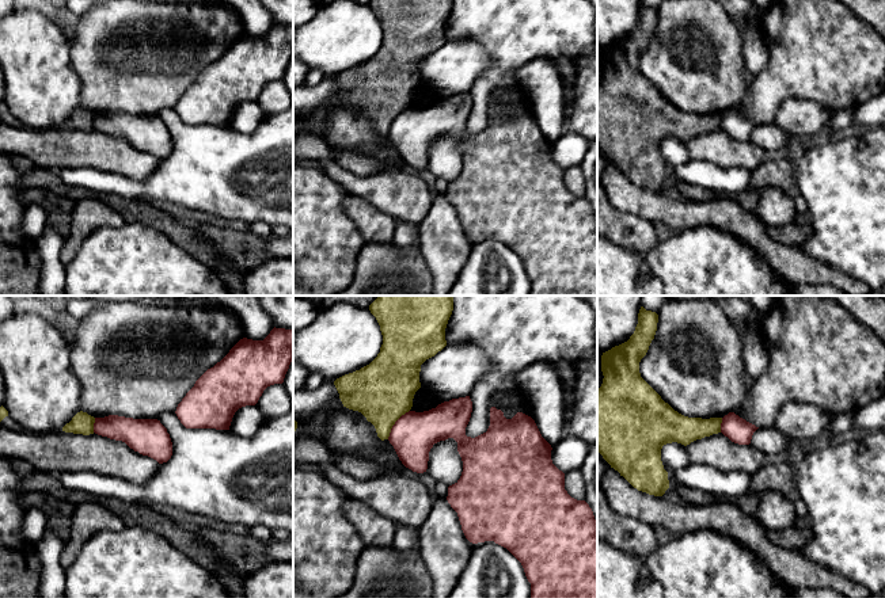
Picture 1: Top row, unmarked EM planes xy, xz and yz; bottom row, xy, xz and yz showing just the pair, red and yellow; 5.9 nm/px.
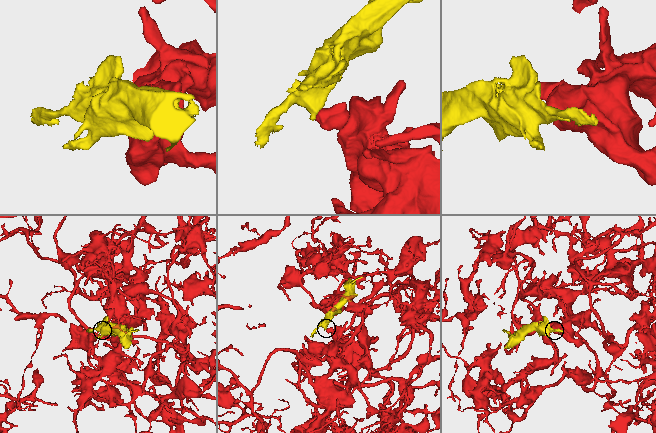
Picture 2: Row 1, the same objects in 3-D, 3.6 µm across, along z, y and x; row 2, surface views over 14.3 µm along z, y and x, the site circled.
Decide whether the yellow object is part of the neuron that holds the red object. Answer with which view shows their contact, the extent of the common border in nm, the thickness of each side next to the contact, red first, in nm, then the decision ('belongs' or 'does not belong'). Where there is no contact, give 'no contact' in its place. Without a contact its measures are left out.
xz | 220 nm | 260/360 nm | does not belong

